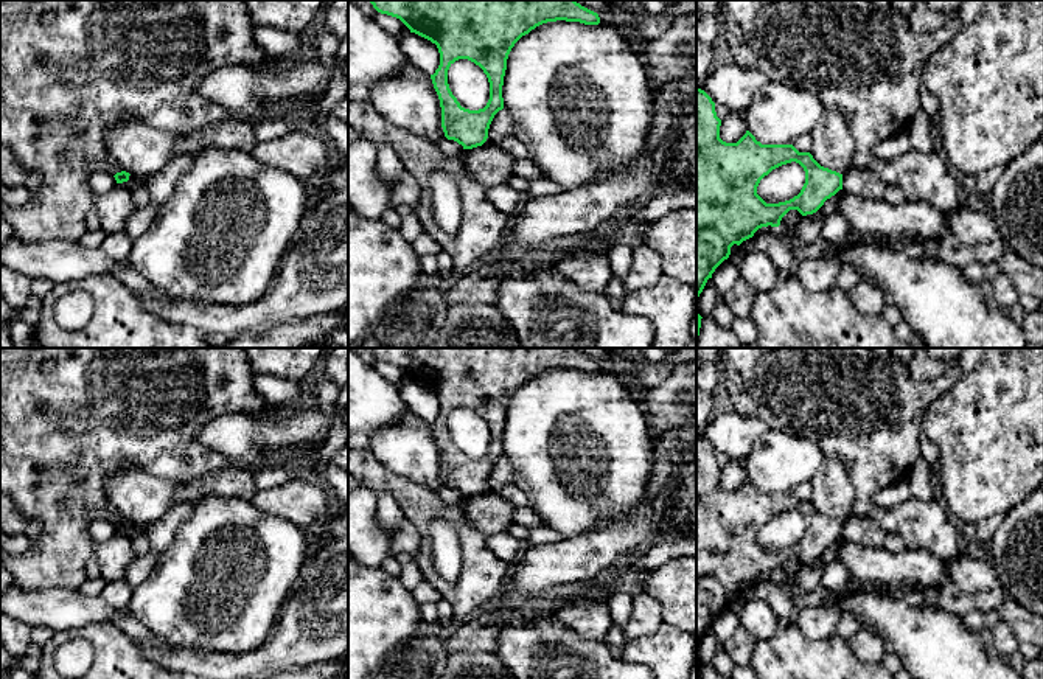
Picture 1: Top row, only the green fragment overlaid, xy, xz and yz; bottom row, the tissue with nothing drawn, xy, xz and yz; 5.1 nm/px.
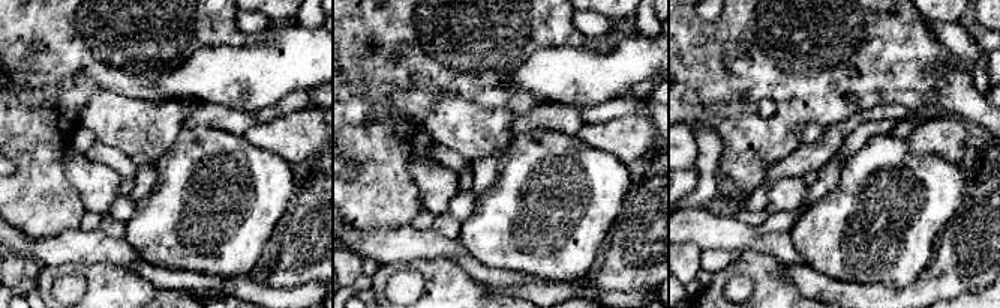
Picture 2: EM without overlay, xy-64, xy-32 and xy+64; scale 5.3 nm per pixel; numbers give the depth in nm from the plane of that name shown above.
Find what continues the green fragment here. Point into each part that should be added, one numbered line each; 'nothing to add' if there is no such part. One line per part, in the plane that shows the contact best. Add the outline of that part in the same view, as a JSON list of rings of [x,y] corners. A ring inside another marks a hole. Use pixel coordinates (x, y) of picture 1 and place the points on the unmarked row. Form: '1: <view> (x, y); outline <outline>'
nothing to add

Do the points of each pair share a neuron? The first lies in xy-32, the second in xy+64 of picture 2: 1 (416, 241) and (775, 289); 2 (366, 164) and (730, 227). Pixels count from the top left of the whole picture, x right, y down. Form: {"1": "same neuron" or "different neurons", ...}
{"1": "different neurons", "2": "different neurons"}

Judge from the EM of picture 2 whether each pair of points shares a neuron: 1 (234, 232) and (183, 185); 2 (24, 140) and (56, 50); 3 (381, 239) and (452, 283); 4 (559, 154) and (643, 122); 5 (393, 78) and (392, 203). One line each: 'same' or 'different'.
1: same
2: same
3: different
4: different
5: same

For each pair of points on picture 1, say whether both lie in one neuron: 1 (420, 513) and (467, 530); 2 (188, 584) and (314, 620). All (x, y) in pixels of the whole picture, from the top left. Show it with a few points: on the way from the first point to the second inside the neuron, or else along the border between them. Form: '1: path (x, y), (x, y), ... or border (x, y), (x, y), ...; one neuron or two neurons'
1: path (431, 511), (448, 511), (456, 519); one neuron
2: border (297, 578), (275, 623); two neurons

